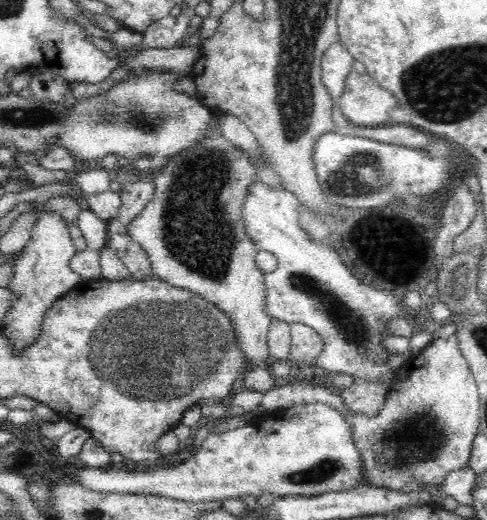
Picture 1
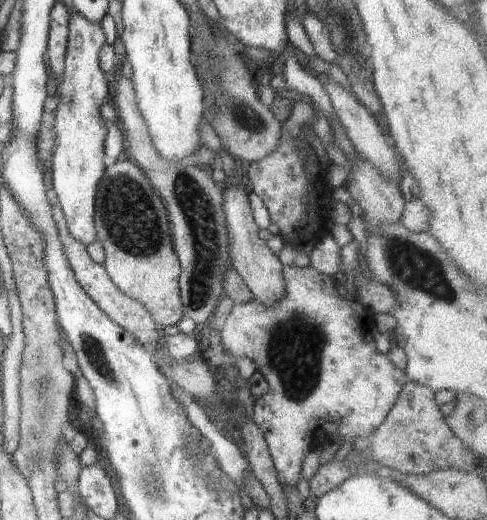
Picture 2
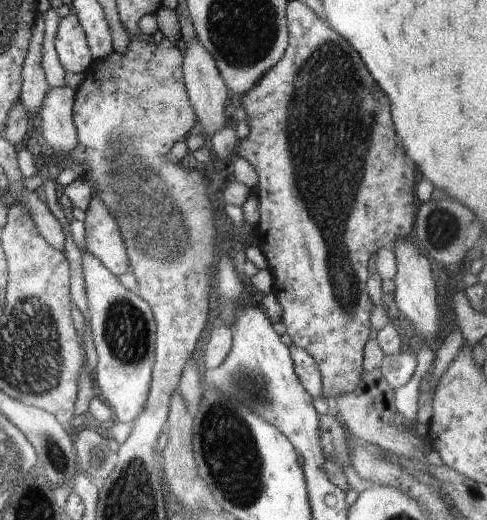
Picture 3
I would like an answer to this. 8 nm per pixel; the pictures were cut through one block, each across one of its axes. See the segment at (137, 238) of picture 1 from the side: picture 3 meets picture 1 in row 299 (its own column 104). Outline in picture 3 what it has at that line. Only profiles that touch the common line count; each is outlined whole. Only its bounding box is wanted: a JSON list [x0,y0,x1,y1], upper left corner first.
[83,194,129,277]

